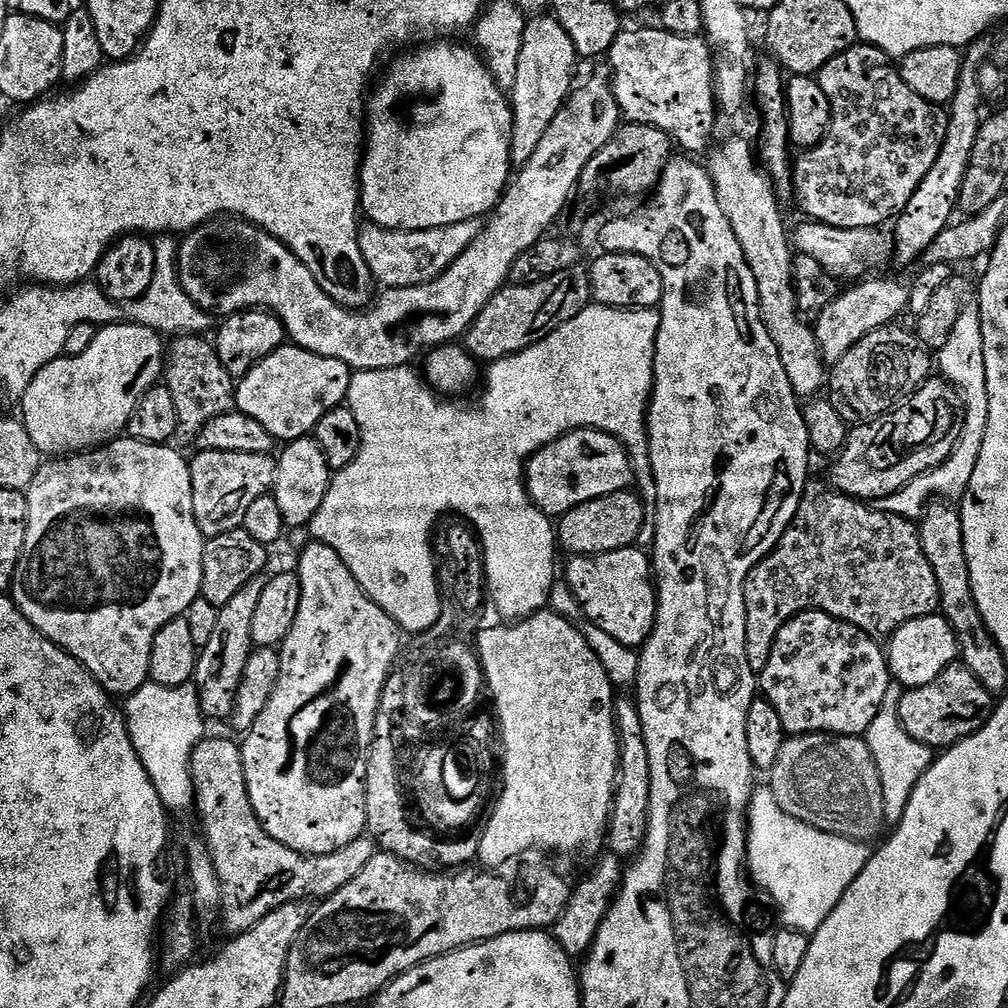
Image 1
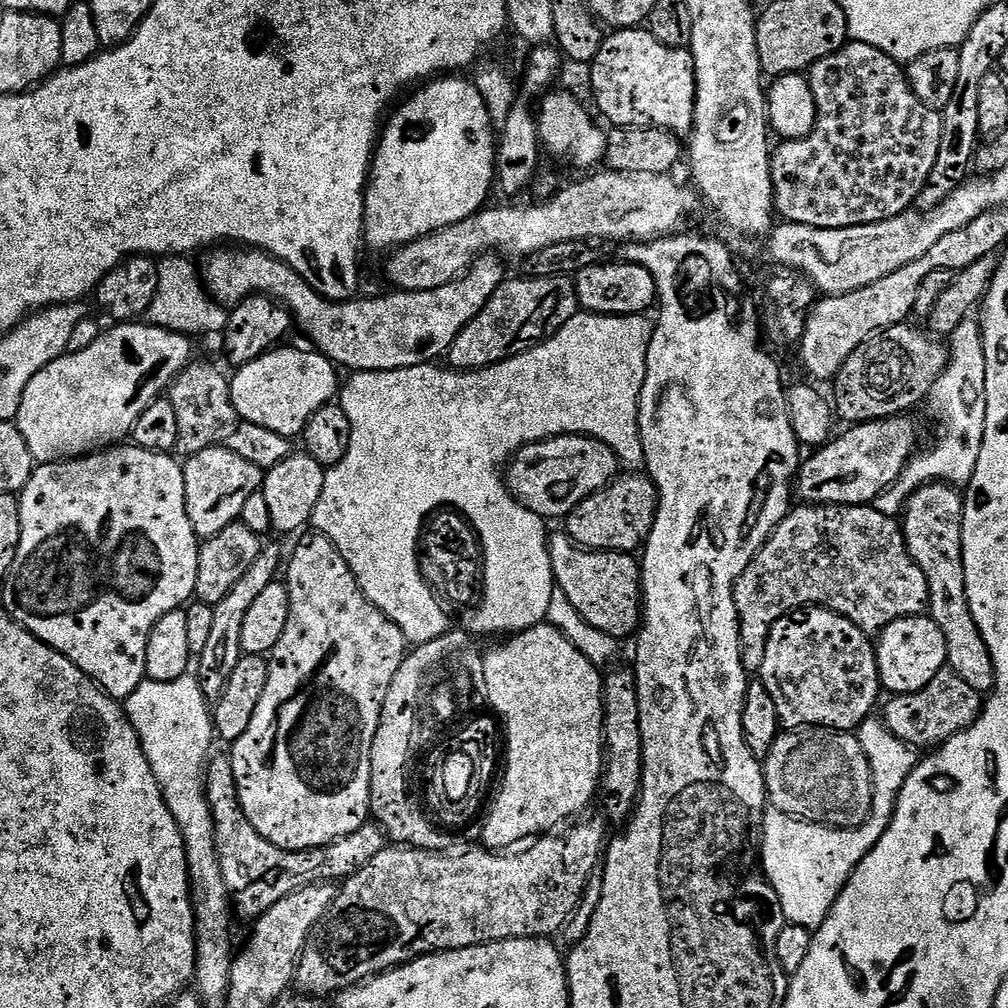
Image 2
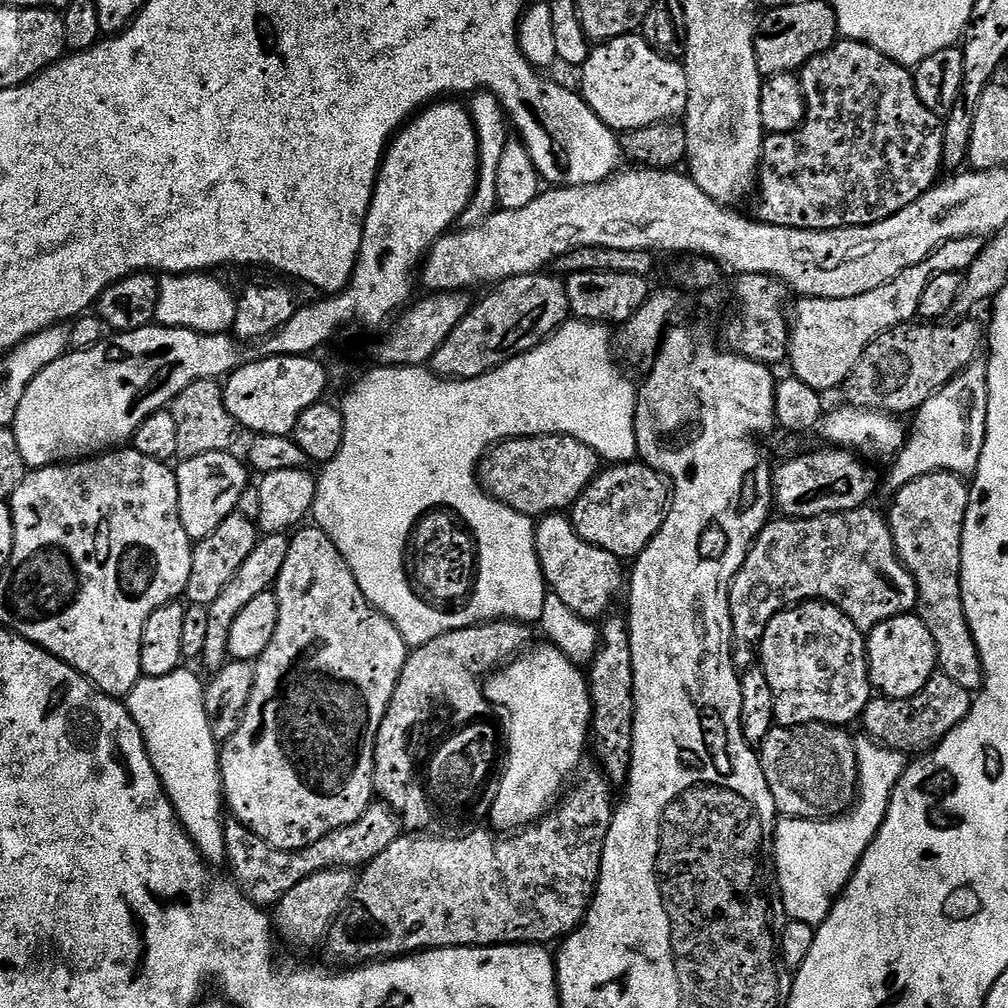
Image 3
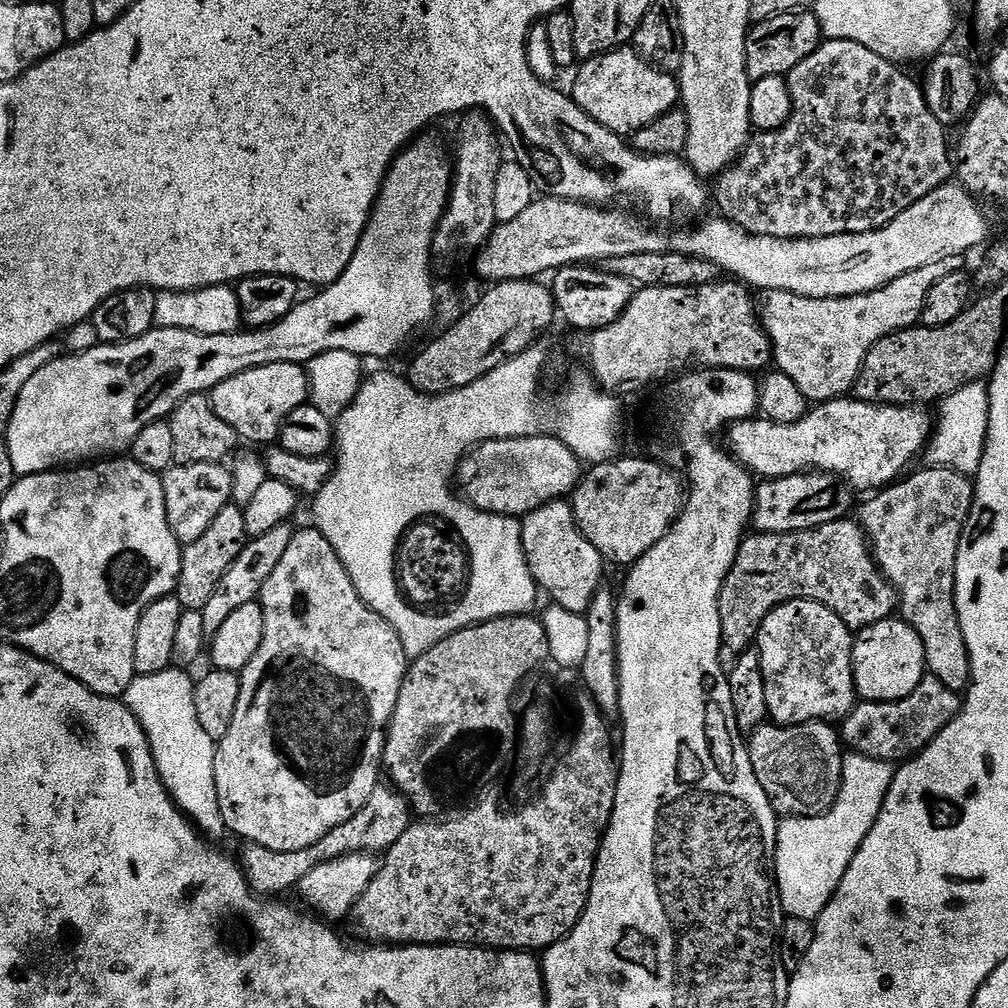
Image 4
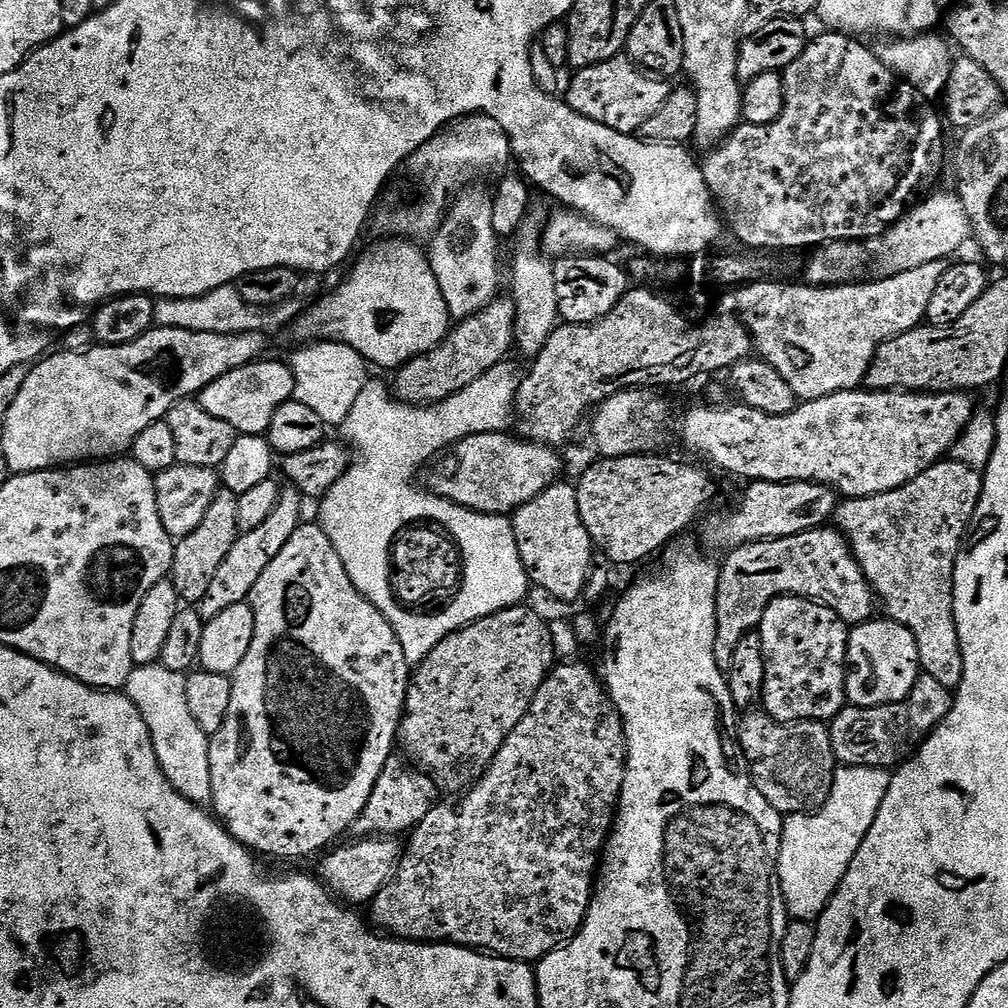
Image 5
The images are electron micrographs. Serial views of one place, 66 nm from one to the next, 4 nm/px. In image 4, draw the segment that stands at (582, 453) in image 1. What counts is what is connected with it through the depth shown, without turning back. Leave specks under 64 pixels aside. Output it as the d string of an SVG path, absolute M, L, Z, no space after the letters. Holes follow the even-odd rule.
M555 434L515 436L509 440L486 440L471 449L460 462L458 484L464 487L463 499L473 504L479 512L493 512L499 516L523 518L552 500L571 497L580 484L580 460L567 448L565 441Z

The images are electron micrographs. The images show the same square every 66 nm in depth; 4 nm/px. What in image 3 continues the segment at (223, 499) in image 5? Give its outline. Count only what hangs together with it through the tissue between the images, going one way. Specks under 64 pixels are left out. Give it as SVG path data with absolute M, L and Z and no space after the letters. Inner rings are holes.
M234 511L225 518L222 526L214 530L206 538L195 541L192 546L192 561L190 562L190 582L186 582L184 596L188 604L210 605L222 590L238 574L242 562L250 558L258 539L258 524L253 517L243 516L240 511Z

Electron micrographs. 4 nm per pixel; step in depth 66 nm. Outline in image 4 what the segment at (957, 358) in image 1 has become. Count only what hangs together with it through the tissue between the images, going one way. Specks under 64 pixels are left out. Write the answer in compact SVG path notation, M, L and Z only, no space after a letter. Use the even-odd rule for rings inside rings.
M977 382L962 386L954 394L939 401L940 420L935 421L931 440L928 441L922 460L925 465L934 468L952 468L962 475L975 477L980 469L982 454L986 450L988 441L988 427L990 426L990 398L988 384Z

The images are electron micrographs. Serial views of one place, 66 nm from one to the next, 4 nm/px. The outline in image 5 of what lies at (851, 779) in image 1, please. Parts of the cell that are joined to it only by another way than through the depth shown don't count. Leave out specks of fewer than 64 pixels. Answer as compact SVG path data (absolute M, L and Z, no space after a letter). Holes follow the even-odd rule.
M752 710L745 716L738 724L738 747L758 794L782 814L821 808L830 798L838 767L828 728L814 720L779 724L763 710Z

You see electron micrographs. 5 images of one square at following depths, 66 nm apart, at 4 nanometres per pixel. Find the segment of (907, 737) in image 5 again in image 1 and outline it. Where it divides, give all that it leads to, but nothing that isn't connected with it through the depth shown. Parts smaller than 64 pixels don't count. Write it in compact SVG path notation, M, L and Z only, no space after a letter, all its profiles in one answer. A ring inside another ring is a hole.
M963 662L951 664L934 682L905 691L898 705L902 726L910 738L933 750L947 750L967 736L972 736L992 716L994 697L970 674Z

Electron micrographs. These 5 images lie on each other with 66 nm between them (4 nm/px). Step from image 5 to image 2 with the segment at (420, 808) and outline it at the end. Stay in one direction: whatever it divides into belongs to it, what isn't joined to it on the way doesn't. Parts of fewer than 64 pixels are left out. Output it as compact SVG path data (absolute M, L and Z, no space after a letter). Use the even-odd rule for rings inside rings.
M213 755L209 759L206 769L206 783L208 785L208 805L212 811L214 826L216 827L218 858L222 862L222 878L226 878L226 886L231 895L235 911L239 915L241 912L244 916L259 918L263 912L270 910L270 906L274 906L274 902L282 902L282 898L286 898L286 894L294 894L294 890L304 888L307 884L320 881L346 881L354 874L358 874L358 870L362 870L362 866L366 866L378 854L382 854L382 850L386 847L383 828L375 822L369 822L363 824L358 830L354 830L354 834L350 834L346 838L338 838L333 844L328 844L319 850L283 852L278 846L266 842L266 838L262 838L262 834L258 834L258 830L254 830L254 826L250 826L238 798L238 790L234 782L234 766L227 755Z

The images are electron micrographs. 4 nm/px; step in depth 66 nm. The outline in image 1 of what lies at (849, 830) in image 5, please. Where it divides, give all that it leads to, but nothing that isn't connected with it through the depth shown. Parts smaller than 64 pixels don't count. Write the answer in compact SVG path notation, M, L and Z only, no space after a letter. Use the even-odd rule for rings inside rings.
M893 682L886 690L886 698L870 722L866 739L870 746L870 754L874 754L874 762L878 766L878 774L882 778L882 798L884 799L884 818L888 822L898 822L910 802L910 794L914 794L914 786L918 786L918 778L926 774L926 770L934 759L933 749L927 748L922 742L910 738L902 726L902 718L898 714L900 699L905 689ZM757 787L753 791L752 800L748 804L748 862L746 867L756 887L763 888L774 898L783 927L809 934L817 932L822 922L830 918L834 906L842 902L842 894L850 890L850 882L854 882L854 878L862 874L869 855L870 848L867 843L826 834L786 814L786 810L782 810L776 804L771 787Z

